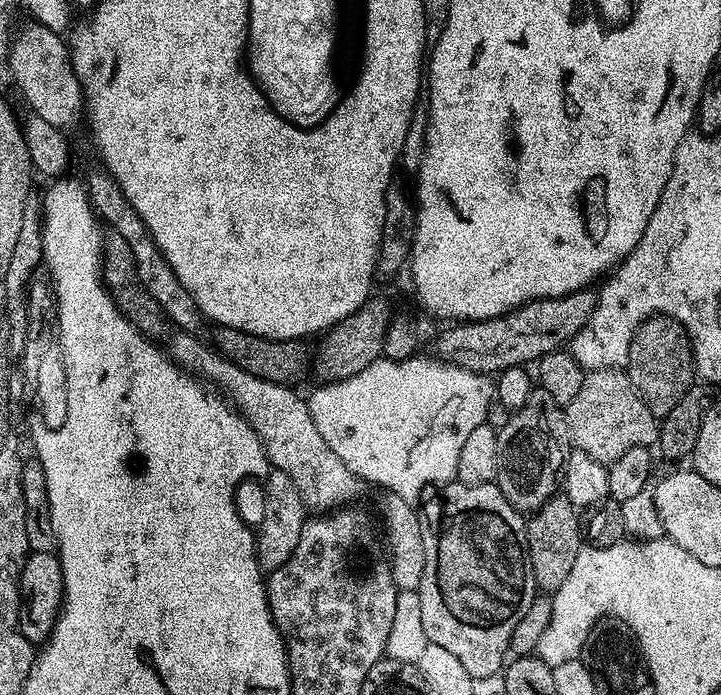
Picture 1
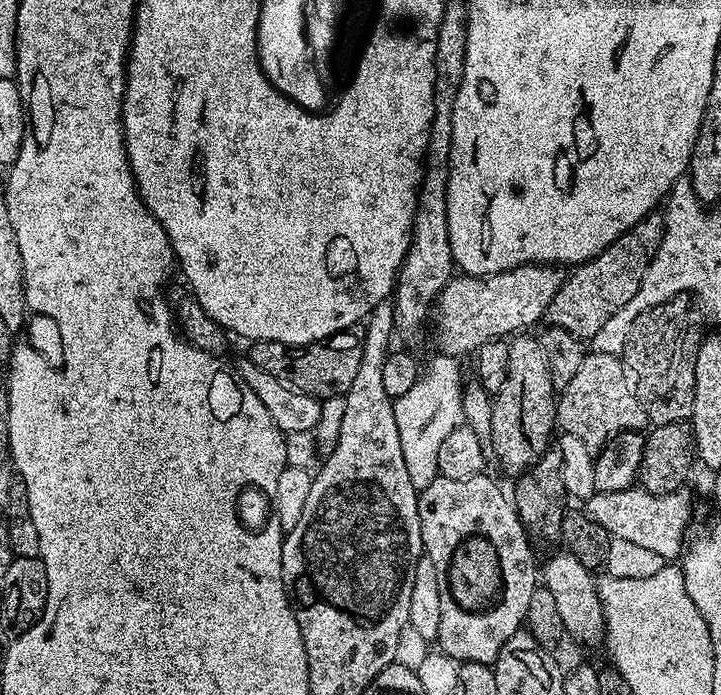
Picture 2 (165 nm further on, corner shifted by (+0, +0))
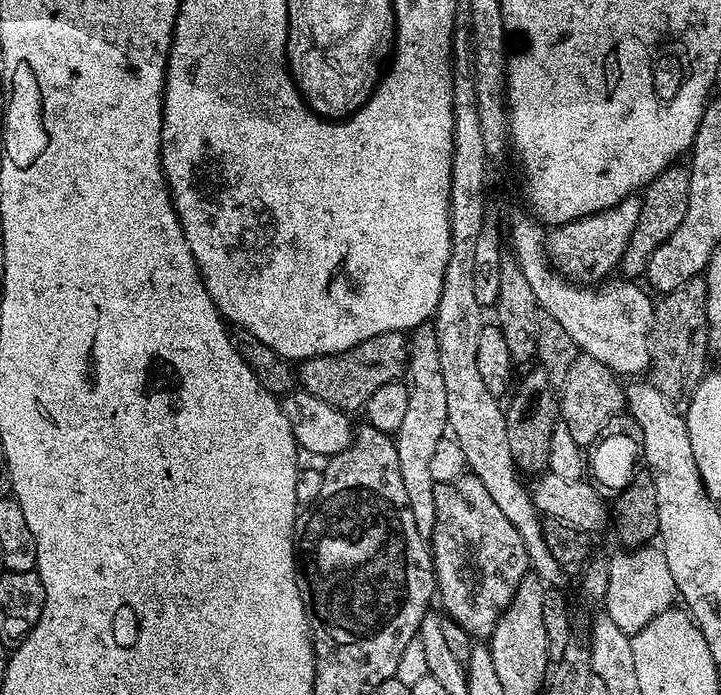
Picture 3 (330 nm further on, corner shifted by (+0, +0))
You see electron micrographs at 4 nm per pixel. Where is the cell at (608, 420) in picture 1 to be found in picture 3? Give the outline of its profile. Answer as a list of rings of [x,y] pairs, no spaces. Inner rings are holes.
[[[580,354],[577,355],[574,366],[570,366],[566,382],[558,389],[558,416],[582,450],[592,447],[606,422],[625,411],[625,385],[619,382],[621,383],[617,373],[598,362],[598,358]]]

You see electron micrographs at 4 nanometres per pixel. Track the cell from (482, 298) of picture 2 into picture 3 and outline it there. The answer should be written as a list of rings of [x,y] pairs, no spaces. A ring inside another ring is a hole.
[[[633,194],[616,207],[558,224],[547,229],[544,238],[544,251],[548,259],[559,271],[564,273],[567,280],[581,286],[592,286],[603,281],[612,270],[619,267],[624,259],[624,251],[638,224],[640,213],[640,196]]]

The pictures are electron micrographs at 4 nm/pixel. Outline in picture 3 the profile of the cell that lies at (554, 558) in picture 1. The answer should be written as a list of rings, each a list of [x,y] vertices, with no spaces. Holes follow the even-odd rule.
[[[539,366],[529,367],[528,370],[520,381],[515,381],[510,392],[511,399],[507,401],[509,404],[506,404],[506,438],[510,438],[513,464],[540,474],[547,469],[550,438],[558,422],[558,392],[552,387],[550,378],[546,378],[546,370]]]

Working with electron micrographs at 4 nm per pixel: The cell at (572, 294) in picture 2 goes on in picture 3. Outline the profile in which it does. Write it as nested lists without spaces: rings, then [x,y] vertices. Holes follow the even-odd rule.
[[[665,166],[648,185],[642,189],[640,196],[640,213],[638,224],[630,234],[630,240],[624,251],[624,259],[620,261],[619,271],[624,271],[628,278],[640,278],[645,275],[650,254],[658,250],[658,246],[667,244],[670,234],[682,226],[682,218],[686,218],[686,206],[690,206],[690,174],[688,168]]]

